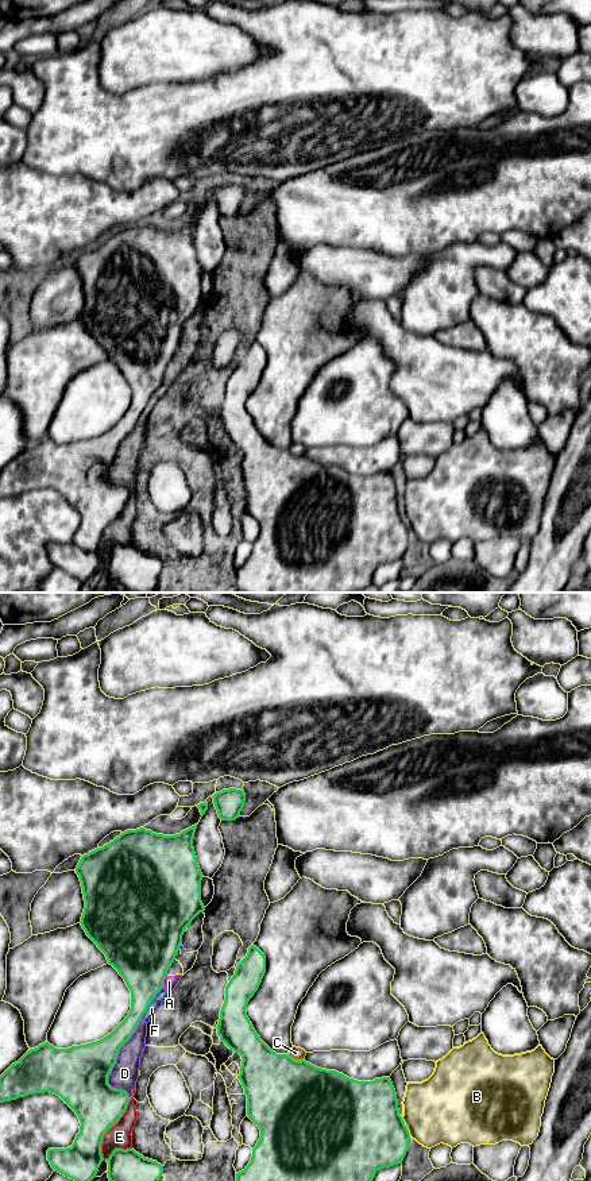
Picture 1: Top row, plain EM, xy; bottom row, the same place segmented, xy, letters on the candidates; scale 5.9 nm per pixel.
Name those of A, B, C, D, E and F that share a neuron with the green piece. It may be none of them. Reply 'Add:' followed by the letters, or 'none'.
Add: none

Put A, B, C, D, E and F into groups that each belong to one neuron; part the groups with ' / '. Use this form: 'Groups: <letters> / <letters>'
Groups: A D E F / B / C

